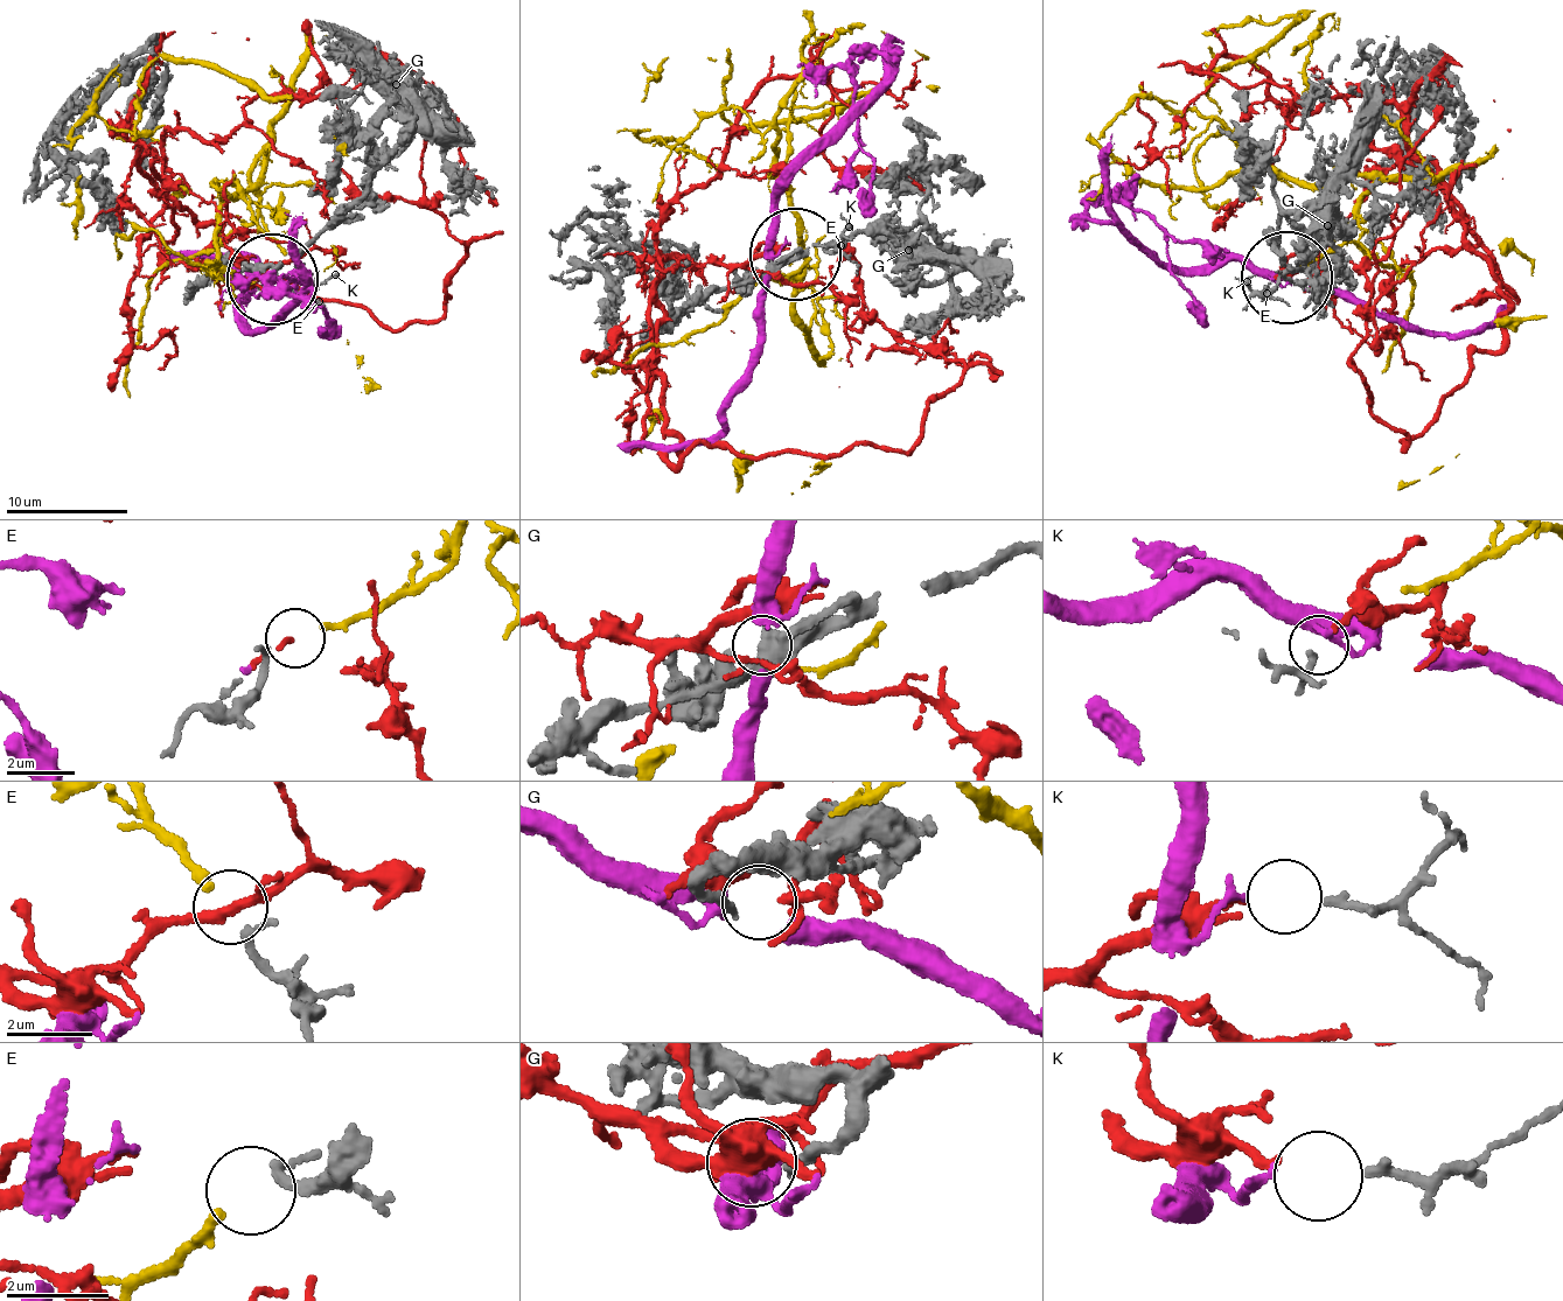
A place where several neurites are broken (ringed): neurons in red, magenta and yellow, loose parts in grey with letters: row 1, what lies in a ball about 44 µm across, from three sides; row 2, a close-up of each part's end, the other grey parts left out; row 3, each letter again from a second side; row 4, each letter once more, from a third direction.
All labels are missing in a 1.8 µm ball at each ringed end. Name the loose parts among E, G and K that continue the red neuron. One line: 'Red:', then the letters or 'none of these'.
Red: K

